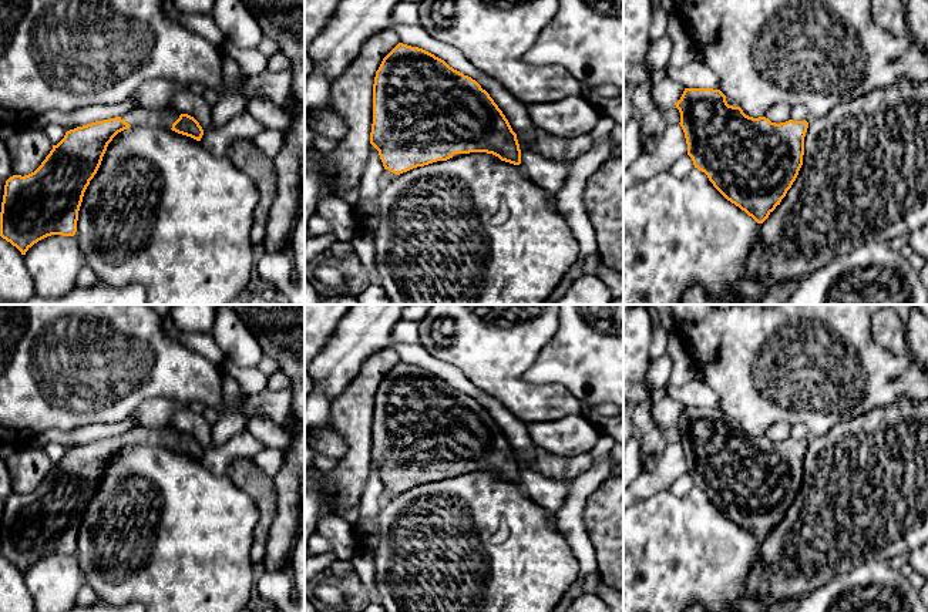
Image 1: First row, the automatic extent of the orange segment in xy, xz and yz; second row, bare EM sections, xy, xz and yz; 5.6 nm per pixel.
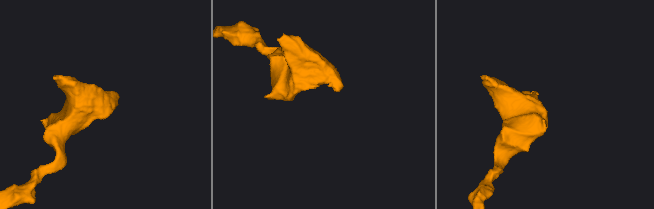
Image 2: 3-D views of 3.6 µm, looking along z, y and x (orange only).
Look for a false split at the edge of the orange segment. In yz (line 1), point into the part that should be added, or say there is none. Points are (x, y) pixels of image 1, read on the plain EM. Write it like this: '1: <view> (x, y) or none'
1: none

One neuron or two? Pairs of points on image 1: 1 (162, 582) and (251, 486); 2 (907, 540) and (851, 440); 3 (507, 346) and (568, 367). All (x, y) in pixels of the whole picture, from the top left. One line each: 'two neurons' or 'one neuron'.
1: two neurons
2: one neuron
3: two neurons

